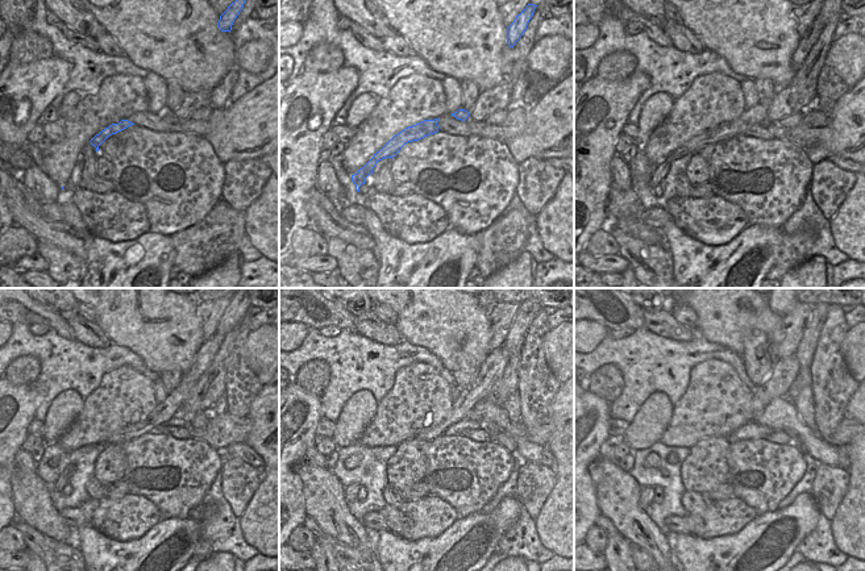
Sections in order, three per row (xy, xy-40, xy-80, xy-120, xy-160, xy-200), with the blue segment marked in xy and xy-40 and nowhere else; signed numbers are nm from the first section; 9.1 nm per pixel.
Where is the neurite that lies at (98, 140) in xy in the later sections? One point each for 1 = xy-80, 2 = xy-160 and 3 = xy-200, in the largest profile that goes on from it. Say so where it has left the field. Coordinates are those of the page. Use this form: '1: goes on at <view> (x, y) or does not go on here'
1: goes on at xy-80 (756, 115)
2: goes on at xy-160 (490, 371)
3: goes on at xy-200 (784, 372)

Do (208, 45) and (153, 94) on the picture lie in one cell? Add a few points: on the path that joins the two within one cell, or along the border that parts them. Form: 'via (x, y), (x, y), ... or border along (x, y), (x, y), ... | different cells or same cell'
border along (149, 71), (159, 75), (166, 82) | different cells

